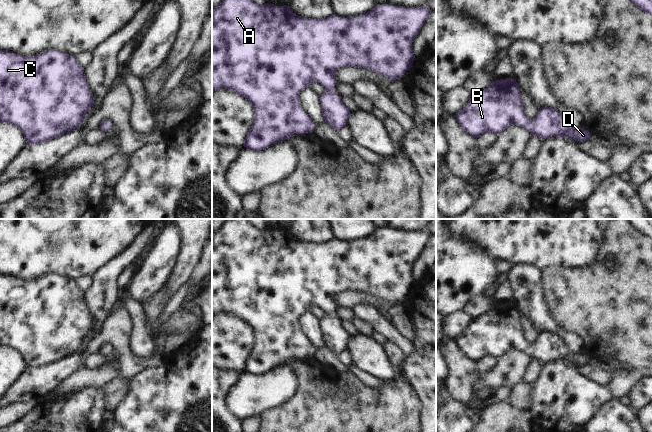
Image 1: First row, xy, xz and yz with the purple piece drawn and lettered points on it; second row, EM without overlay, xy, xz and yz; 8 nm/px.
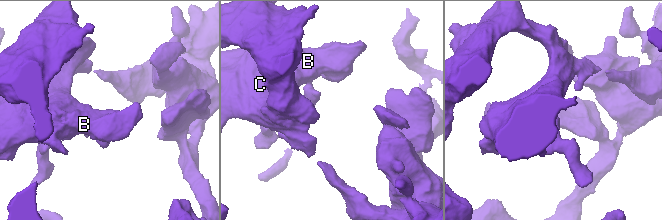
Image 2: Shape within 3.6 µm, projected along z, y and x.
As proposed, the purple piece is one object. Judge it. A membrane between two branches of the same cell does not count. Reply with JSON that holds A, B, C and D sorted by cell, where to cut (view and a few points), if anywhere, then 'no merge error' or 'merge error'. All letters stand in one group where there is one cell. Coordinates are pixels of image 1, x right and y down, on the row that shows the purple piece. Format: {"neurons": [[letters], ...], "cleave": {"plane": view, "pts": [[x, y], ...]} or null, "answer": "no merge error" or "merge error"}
{"neurons": [["A", "B", "C", "D"]], "cleave": null, "answer": "no merge error"}

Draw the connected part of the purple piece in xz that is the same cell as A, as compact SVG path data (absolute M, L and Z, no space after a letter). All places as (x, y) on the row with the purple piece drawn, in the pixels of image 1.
M222 0L215 8L212 9L212 92L221 88L232 90L238 95L244 97L251 105L255 119L244 139L244 147L255 152L264 150L274 143L286 140L293 134L304 134L314 130L316 125L309 115L304 112L300 105L300 93L305 88L310 87L312 82L318 82L326 89L326 91L320 95L322 115L326 123L328 123L335 130L339 131L346 125L350 111L343 104L341 97L339 97L334 90L337 83L334 75L336 70L345 66L351 66L354 68L363 67L386 76L390 81L400 79L402 75L412 67L415 58L412 51L412 42L427 20L430 11L431 10L427 6L405 8L403 6L395 6L393 4L376 4L370 11L359 16L349 16L345 18L343 16L332 15L324 19L312 19L297 16L290 9L289 5L259 5L251 0Z

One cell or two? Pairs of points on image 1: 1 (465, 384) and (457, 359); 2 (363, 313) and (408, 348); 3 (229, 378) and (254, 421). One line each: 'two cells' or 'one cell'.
1: one cell
2: one cell
3: two cells

